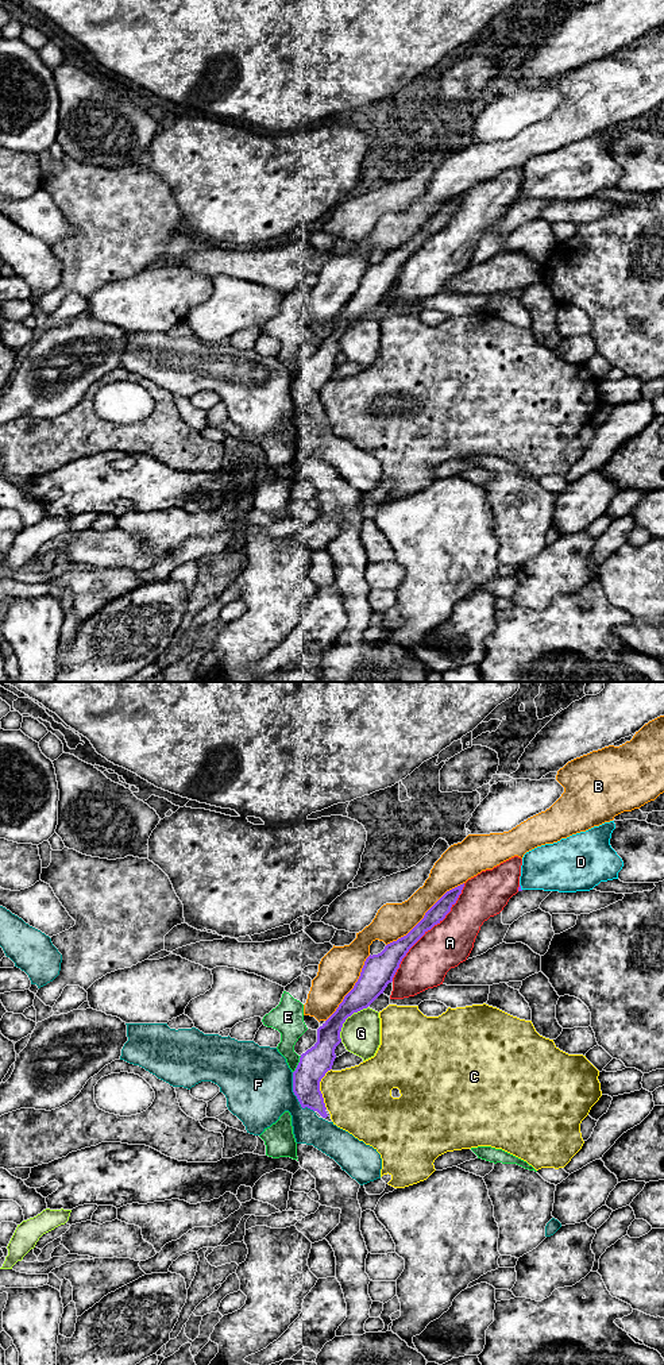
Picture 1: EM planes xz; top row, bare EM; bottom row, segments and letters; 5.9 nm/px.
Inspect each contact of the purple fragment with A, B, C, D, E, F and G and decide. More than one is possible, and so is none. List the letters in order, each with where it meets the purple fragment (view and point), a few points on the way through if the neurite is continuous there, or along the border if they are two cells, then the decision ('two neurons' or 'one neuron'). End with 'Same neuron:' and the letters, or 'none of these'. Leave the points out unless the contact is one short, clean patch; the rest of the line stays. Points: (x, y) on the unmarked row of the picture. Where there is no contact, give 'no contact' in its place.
A: xz (428, 238) | two neurons
B: xz (425, 223) | two neurons
C: xz (319, 397) | two neurons
D: xz (520, 196) | two neurons
E: xz (298, 373) | two neurons
F: xz (294, 403) | two neurons
G: xz (346, 327) | along xz (367, 315), (354, 320), (346, 328), (340, 340), (340, 350) | two neurons
Same neuron: none of these

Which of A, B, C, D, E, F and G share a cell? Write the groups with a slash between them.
A / B / C / D / E / F / G

